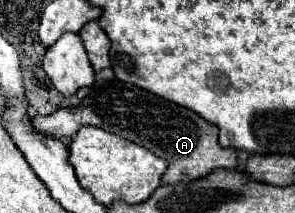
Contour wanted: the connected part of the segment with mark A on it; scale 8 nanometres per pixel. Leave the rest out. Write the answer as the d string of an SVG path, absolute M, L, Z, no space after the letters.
M97 80L91 86L89 96L75 108L61 108L51 116L33 116L33 126L47 136L63 138L75 136L81 126L99 126L111 134L137 142L151 150L157 156L163 156L169 162L169 168L163 174L163 180L169 184L191 182L207 176L215 168L235 168L237 150L221 148L217 142L217 126L209 124L205 118L199 118L193 110L177 106L169 100L163 100L147 90L137 88L135 84L113 80Z

